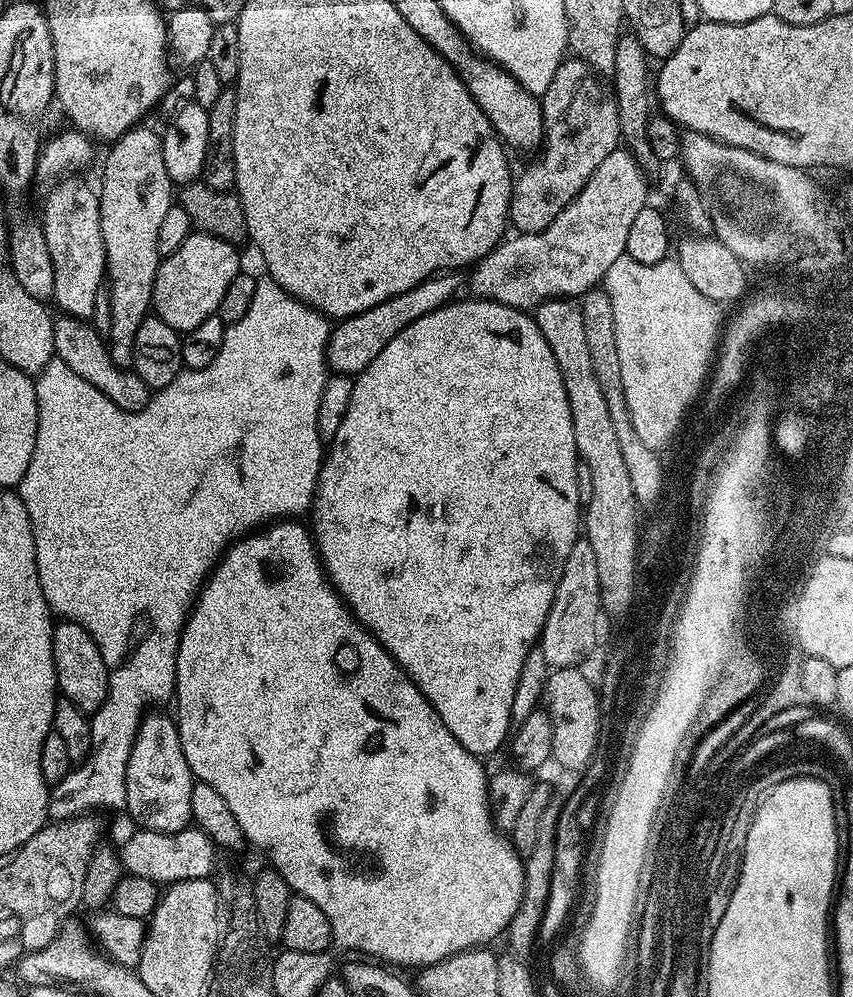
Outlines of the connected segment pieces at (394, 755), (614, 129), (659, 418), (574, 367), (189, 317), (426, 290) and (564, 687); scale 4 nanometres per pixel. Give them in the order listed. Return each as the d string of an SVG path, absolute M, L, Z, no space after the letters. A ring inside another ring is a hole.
M284 518L235 541L221 555L216 567L212 569L211 576L208 577L204 587L200 589L200 594L188 614L188 620L184 623L184 632L180 636L180 649L176 659L176 690L174 693L176 712L174 711L174 719L180 730L182 750L186 754L186 762L190 766L192 775L199 783L214 786L214 790L218 790L218 794L222 794L222 798L226 798L226 806L230 806L234 818L238 818L238 826L242 826L245 841L249 845L253 844L254 847L261 848L268 855L267 863L276 869L276 872L289 885L291 891L302 898L310 898L310 902L314 902L314 906L318 906L318 910L322 910L322 914L326 914L332 927L333 941L337 945L340 943L344 948L353 948L356 951L353 953L375 958L388 966L405 964L406 967L413 968L413 970L419 970L430 964L437 964L439 960L445 960L446 957L452 956L456 952L464 952L468 948L491 945L493 943L491 940L499 932L501 935L516 916L520 899L524 896L526 864L521 853L519 856L512 849L511 842L503 840L496 833L495 826L492 825L492 812L488 809L488 776L484 773L483 766L480 765L483 764L481 757L473 756L472 753L467 752L454 738L454 734L450 734L450 730L446 730L442 718L438 718L438 714L432 709L428 699L420 693L416 683L402 671L400 665L396 663L396 659L377 642L376 637L353 616L351 608L344 603L344 597L332 587L332 581L328 579L328 574L324 571L323 564L320 563L320 554L316 550L313 533L309 529L307 532L302 525L296 523L300 522L292 518Z
M566 58L554 70L554 78L550 78L550 86L540 100L544 119L542 151L534 164L515 177L512 185L508 219L517 233L546 230L582 186L590 182L598 166L602 166L602 158L621 143L616 97L600 84L603 84L601 77L584 60Z
M625 254L606 270L602 287L614 306L614 338L618 342L618 362L622 362L626 406L638 438L656 449L671 441L680 413L699 388L722 308L694 290L676 258L643 264Z
M572 298L546 300L536 305L534 319L538 330L542 330L542 338L546 338L546 346L550 346L550 351L554 353L558 370L562 370L562 382L566 386L566 398L570 402L574 422L576 450L582 463L590 466L594 490L591 491L591 501L582 520L586 538L592 544L600 564L604 596L612 608L620 608L620 605L628 604L630 578L634 574L634 486L630 484L630 473L626 470L626 461L618 446L614 418L610 418L610 409L606 406L606 394L602 394L602 386L598 386L598 377L594 375L594 365L590 363L582 310Z
M193 231L192 235L174 250L174 254L163 257L152 291L152 308L166 326L181 334L194 330L206 322L206 318L220 311L222 294L226 294L230 282L240 275L242 265L237 245L228 244L217 236L207 236L204 232Z
M437 274L431 276L418 286L414 286L370 310L341 319L337 323L340 325L337 328L335 325L331 329L328 338L326 363L329 369L336 374L355 377L366 366L370 366L370 362L374 362L374 358L378 358L378 354L382 354L386 342L390 342L390 338L402 334L402 330L406 330L406 326L410 326L410 322L414 322L449 303L457 295L457 293L455 294L456 287L459 284L461 287L462 284L462 280L456 276L459 275Z
M576 667L555 669L549 675L543 699L546 702L548 700L546 712L552 721L551 759L557 760L568 772L582 771L596 752L596 739L600 736L600 717L602 717L602 710L593 703L587 678Z

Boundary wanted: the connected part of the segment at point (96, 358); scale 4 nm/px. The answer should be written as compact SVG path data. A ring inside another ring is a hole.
M67 314L57 315L52 326L52 333L56 347L55 355L59 360L66 362L66 366L70 366L70 370L74 370L78 378L86 378L90 386L106 394L110 402L114 402L127 412L137 412L152 401L153 389L149 388L146 382L142 382L142 378L135 370L117 366L105 337L101 336L87 319Z

